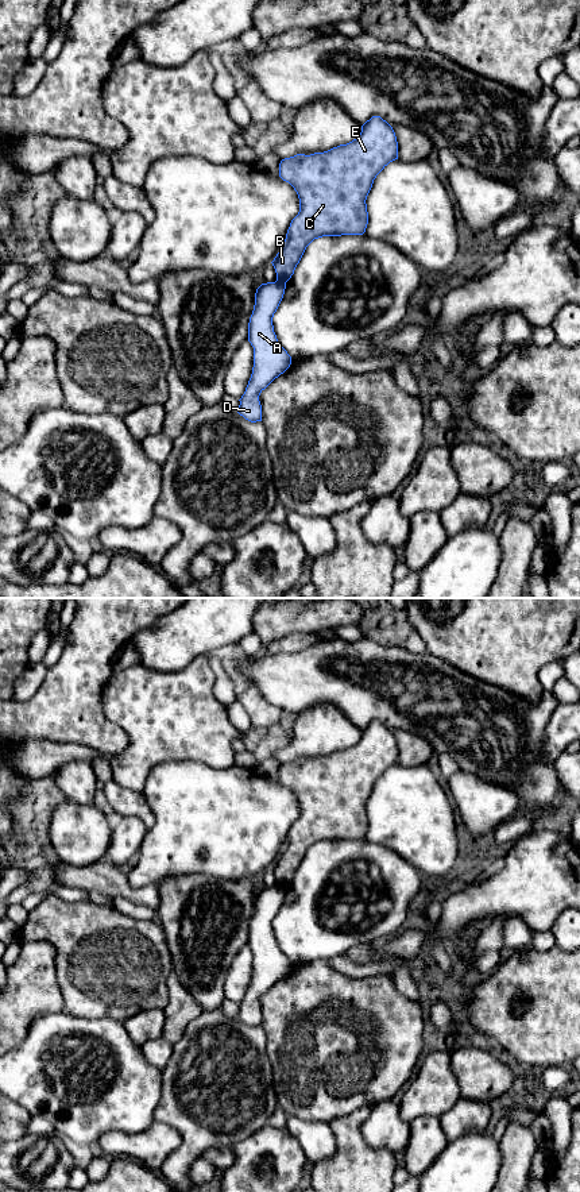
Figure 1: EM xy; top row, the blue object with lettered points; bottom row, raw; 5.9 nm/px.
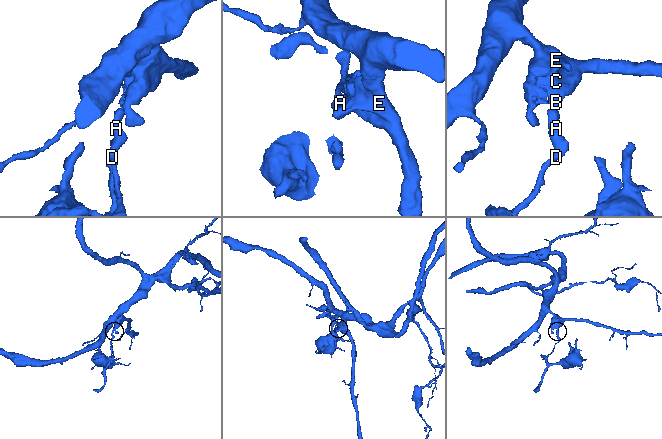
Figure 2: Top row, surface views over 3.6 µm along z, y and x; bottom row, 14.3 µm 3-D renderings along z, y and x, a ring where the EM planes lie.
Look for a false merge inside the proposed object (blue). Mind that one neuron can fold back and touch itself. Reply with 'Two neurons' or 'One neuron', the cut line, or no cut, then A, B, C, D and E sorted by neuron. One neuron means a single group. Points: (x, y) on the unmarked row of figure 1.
Two neurons. Split along xy (277, 884), (285, 888). Groups: A D / B C E

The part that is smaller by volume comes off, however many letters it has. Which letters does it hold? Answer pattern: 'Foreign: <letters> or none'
Foreign: A, D

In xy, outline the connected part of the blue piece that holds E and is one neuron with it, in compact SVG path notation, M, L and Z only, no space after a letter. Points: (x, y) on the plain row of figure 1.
M372 721L361 730L360 740L347 749L310 760L297 759L279 768L279 782L298 799L299 817L291 825L286 844L271 867L277 886L286 888L306 852L322 841L363 840L368 829L367 801L376 780L398 764L398 747L393 732L380 721Z

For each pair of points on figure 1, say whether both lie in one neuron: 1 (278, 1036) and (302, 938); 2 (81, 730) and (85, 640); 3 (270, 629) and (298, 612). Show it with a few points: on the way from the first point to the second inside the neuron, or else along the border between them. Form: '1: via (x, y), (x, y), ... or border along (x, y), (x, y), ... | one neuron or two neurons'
1: border along (327, 960), (310, 960), (292, 965) | two neurons
2: via (82, 708), (82, 670), (85, 663) | one neuron
3: via (277, 622), (283, 616), (292, 613) | one neuron

